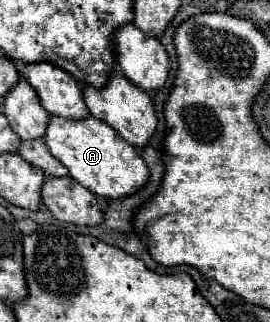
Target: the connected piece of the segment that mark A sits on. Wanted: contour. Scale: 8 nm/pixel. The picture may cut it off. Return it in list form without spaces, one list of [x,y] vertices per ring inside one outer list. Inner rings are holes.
[[[51,116],[43,140],[53,156],[65,164],[73,180],[105,200],[121,200],[131,196],[149,180],[149,170],[141,154],[137,154],[137,150],[127,144],[109,124],[103,124],[103,120],[95,116],[87,116],[87,120],[63,120],[59,116]]]

